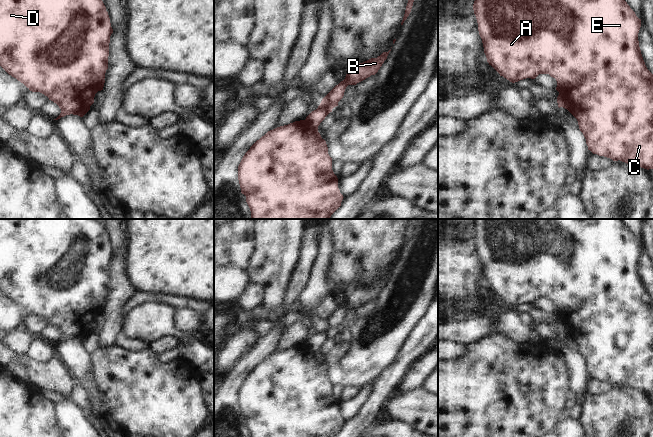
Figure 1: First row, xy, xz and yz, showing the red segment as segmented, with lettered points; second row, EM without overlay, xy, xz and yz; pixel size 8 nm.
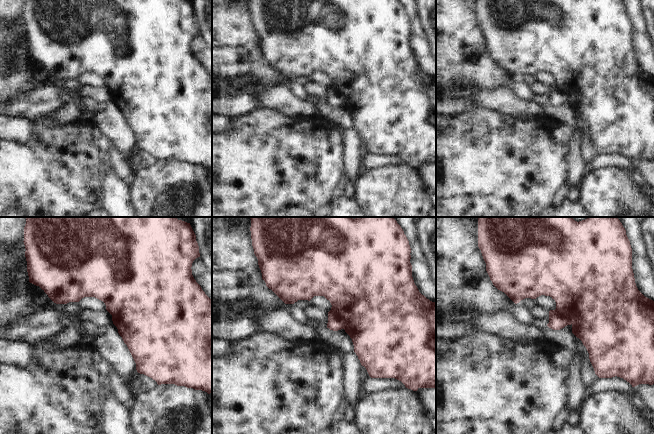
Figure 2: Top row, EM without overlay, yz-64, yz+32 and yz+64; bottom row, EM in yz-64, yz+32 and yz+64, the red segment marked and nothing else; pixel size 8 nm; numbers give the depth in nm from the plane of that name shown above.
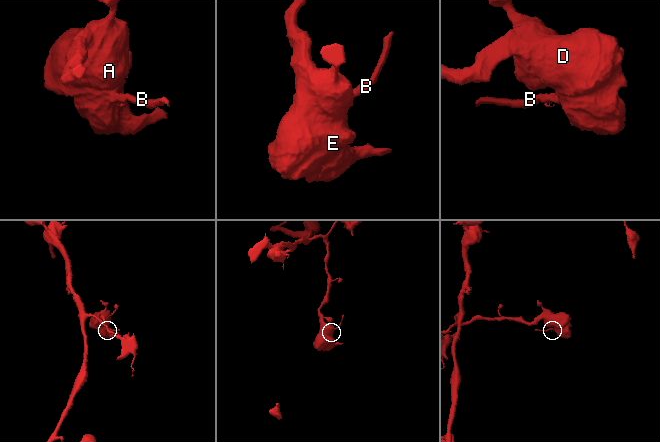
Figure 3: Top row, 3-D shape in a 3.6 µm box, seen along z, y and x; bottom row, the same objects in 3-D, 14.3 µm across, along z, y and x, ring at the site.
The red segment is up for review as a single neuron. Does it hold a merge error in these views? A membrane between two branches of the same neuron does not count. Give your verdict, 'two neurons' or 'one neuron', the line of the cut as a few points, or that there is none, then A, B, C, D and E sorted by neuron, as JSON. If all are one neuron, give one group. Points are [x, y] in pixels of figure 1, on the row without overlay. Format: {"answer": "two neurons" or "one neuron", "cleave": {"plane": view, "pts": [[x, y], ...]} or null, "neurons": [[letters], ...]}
{"answer": "two neurons", "cleave": {"plane": "yz", "pts": [[559, 315], [572, 326], [567, 332]]}, "neurons": [["A", "C", "D", "E"], ["B"]]}

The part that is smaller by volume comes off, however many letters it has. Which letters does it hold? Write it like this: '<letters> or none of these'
B

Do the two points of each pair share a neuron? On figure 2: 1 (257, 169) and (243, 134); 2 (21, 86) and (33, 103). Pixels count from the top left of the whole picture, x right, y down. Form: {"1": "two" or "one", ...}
{"1": "one", "2": "two"}

